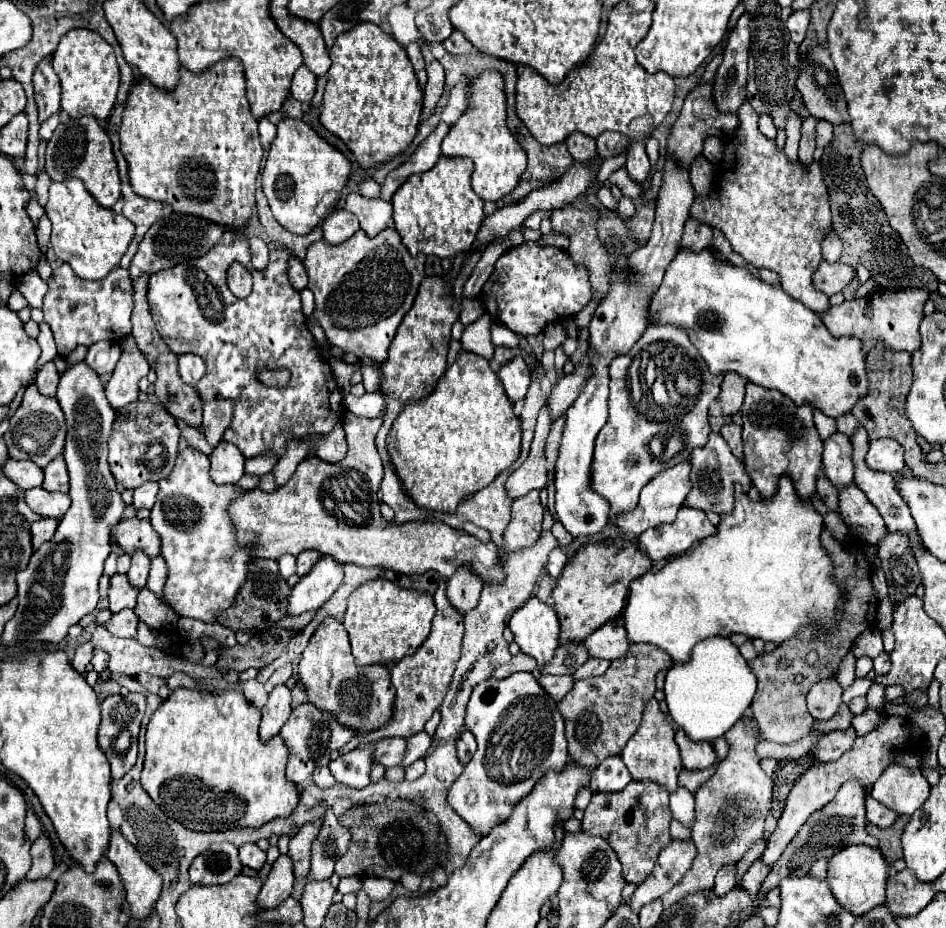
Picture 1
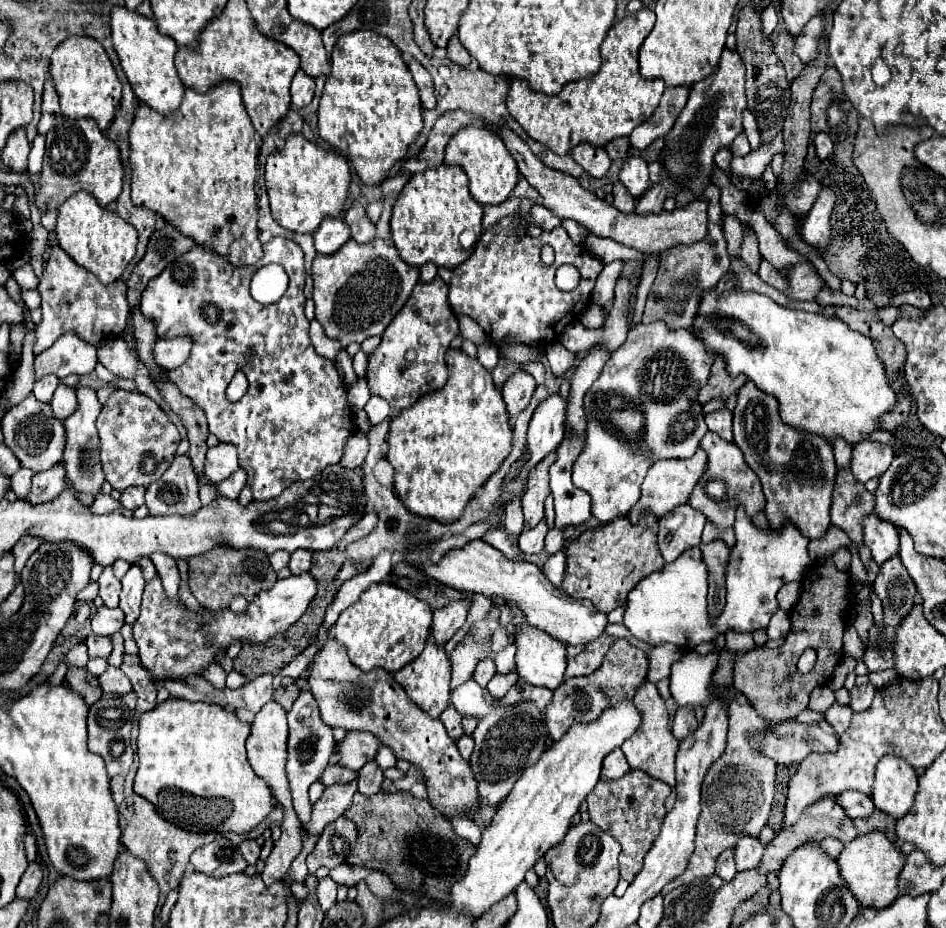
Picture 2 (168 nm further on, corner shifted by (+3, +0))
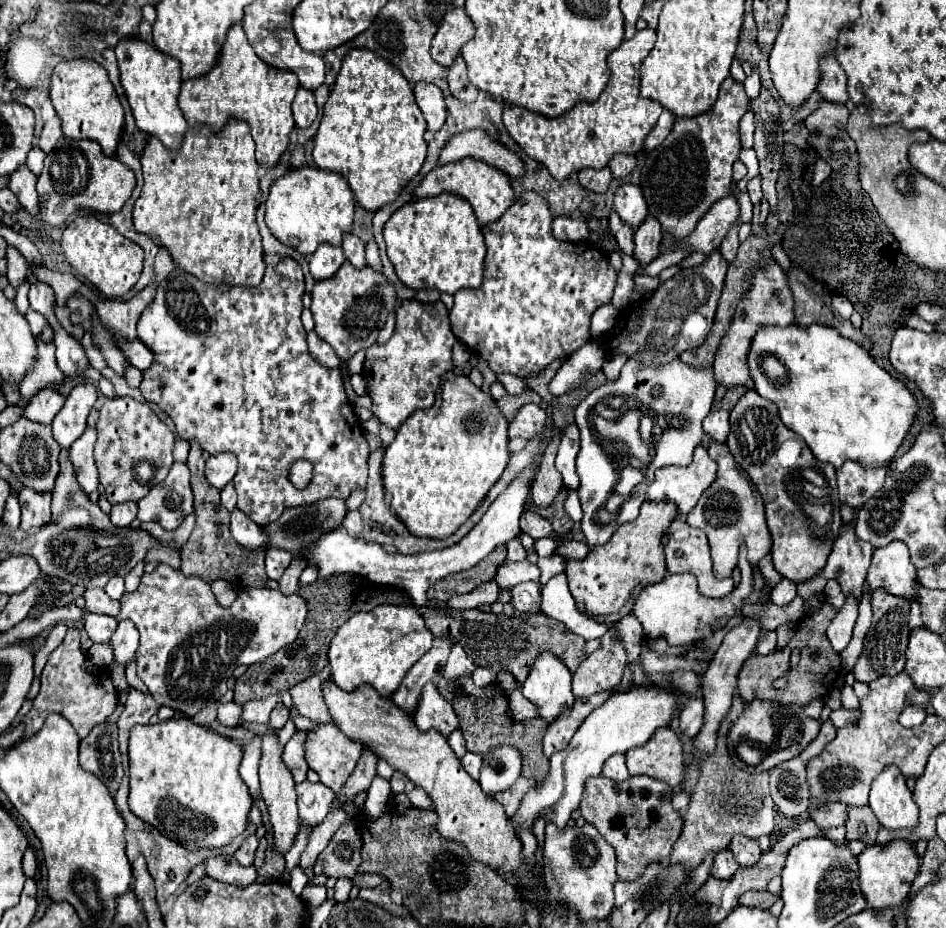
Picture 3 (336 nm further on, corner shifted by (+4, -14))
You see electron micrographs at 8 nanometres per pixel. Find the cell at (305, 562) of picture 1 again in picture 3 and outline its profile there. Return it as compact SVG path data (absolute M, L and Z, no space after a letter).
M294 558L290 562L286 572L278 580L282 594L296 594L298 592L298 588L300 588L300 574L302 574L304 568L306 568L306 562L302 562L302 558Z

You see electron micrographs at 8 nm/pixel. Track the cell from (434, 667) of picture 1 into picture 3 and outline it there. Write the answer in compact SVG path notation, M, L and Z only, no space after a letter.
M426 682L426 686L422 688L422 698L418 700L412 718L420 730L434 728L444 736L448 736L458 726L452 704L438 692L438 686L434 686L432 682Z

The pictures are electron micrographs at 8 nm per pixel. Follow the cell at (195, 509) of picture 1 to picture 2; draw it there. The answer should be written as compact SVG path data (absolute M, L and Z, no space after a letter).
M175 456L165 474L147 486L145 506L153 516L189 516L201 508L199 480L187 456Z

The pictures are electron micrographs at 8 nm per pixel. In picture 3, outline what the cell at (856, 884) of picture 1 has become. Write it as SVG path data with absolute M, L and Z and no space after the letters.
M892 840L888 844L866 846L858 854L858 868L860 868L860 890L866 904L872 910L886 910L902 906L902 902L908 898L912 880L916 878L920 868L920 858L916 856L912 842Z

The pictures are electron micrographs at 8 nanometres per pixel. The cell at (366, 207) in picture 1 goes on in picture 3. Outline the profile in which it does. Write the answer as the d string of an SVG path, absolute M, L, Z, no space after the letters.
M344 234L342 236L342 250L348 262L352 262L356 268L364 268L366 266L366 258L364 258L364 242L354 236L354 234Z

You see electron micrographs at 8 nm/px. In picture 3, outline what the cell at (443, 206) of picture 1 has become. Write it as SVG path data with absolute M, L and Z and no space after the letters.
M446 192L404 204L386 222L384 240L388 258L408 288L438 288L440 292L454 294L460 288L478 288L482 284L484 236L472 206L456 194Z

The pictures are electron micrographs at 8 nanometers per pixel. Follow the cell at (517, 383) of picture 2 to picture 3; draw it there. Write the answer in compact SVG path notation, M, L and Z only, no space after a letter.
M526 404L526 406L522 406L522 408L514 414L514 418L512 418L510 426L508 426L508 436L510 436L510 438L522 436L522 438L526 438L526 440L528 440L528 438L534 438L534 436L544 428L546 420L548 420L548 414L546 414L540 406L536 406L536 404Z

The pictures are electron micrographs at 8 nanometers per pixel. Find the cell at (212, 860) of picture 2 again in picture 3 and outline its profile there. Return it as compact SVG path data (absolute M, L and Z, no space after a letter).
M220 854L220 856L212 856L208 860L204 860L206 866L206 876L218 880L218 882L226 882L226 884L234 884L234 886L250 886L256 880L256 870L252 866L244 868L236 862L234 856L230 854Z

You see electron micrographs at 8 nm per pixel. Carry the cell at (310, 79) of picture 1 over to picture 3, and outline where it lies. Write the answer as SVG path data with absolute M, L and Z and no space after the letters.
M298 88L296 98L292 102L292 112L294 112L294 120L298 128L308 128L314 118L316 118L316 102L314 102L314 92L306 90L306 88Z

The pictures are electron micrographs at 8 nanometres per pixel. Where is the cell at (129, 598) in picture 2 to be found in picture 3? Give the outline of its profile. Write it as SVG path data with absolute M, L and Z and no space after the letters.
M122 620L110 640L110 644L114 646L114 660L120 664L128 664L130 660L134 660L136 648L138 648L138 630L134 624L130 624L128 620Z

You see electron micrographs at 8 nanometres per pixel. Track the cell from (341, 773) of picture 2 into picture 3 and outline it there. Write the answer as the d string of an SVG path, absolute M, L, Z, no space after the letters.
M308 780L296 784L298 792L298 812L300 822L316 826L324 820L324 816L330 812L330 804L334 800L334 792L324 786L322 782L312 784Z

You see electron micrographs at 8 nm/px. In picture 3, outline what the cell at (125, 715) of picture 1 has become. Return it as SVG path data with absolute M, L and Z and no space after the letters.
M106 720L80 742L80 766L96 774L114 794L124 778L122 756L118 750L118 726L112 720Z

